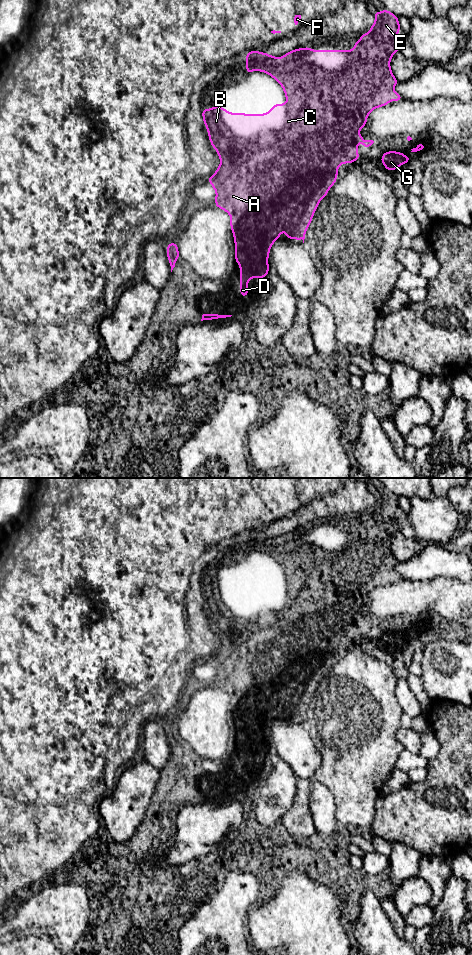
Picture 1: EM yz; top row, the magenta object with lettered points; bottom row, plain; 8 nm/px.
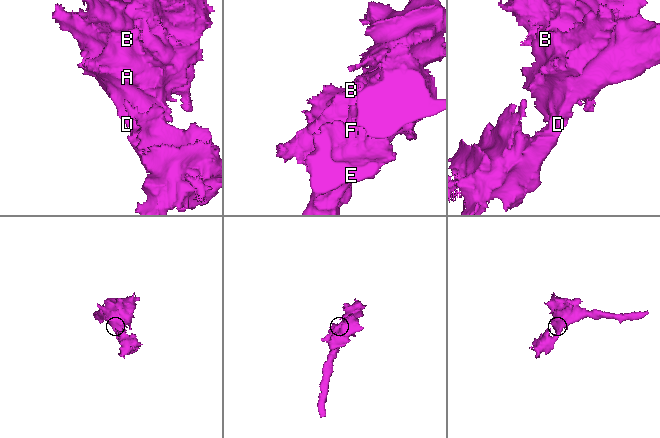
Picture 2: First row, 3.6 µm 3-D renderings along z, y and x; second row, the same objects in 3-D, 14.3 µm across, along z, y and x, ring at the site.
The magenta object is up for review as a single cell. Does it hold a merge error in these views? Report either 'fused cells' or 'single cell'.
single cell

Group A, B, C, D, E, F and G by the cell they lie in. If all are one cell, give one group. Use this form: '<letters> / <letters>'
A B C D E F G

